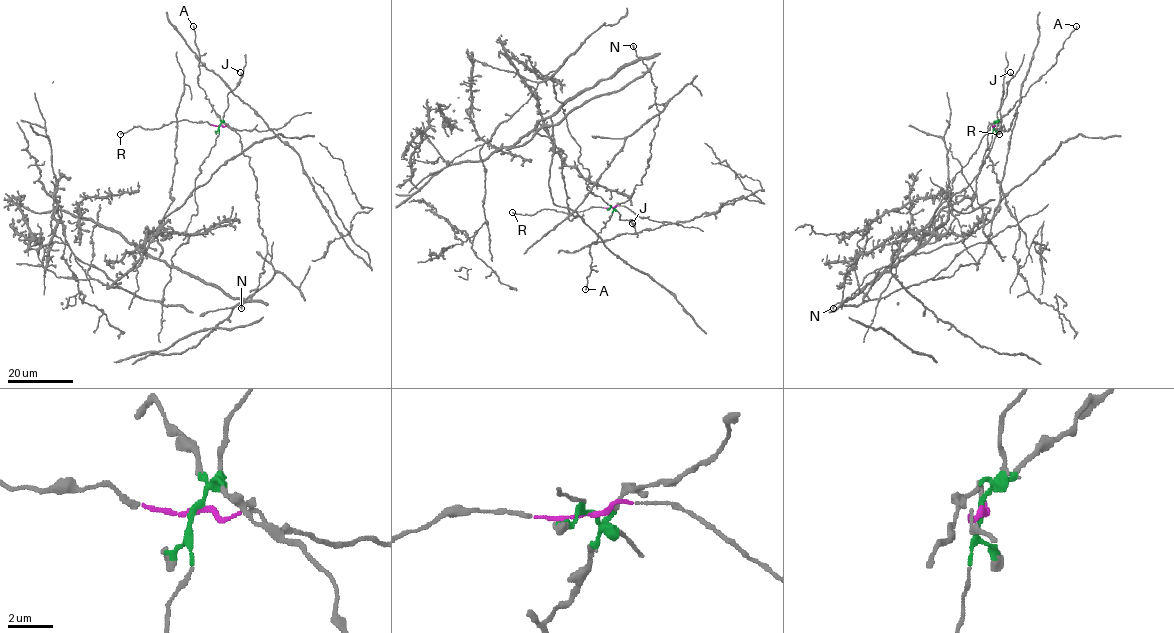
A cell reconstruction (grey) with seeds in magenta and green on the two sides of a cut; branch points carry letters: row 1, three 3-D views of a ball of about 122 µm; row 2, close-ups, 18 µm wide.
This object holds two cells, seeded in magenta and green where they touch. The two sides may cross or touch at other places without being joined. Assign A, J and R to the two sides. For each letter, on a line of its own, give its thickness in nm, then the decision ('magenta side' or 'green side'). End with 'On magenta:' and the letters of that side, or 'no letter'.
A: 180 nm | green side
J: 280 nm | green side
R: 180 nm | magenta side
On magenta: R

